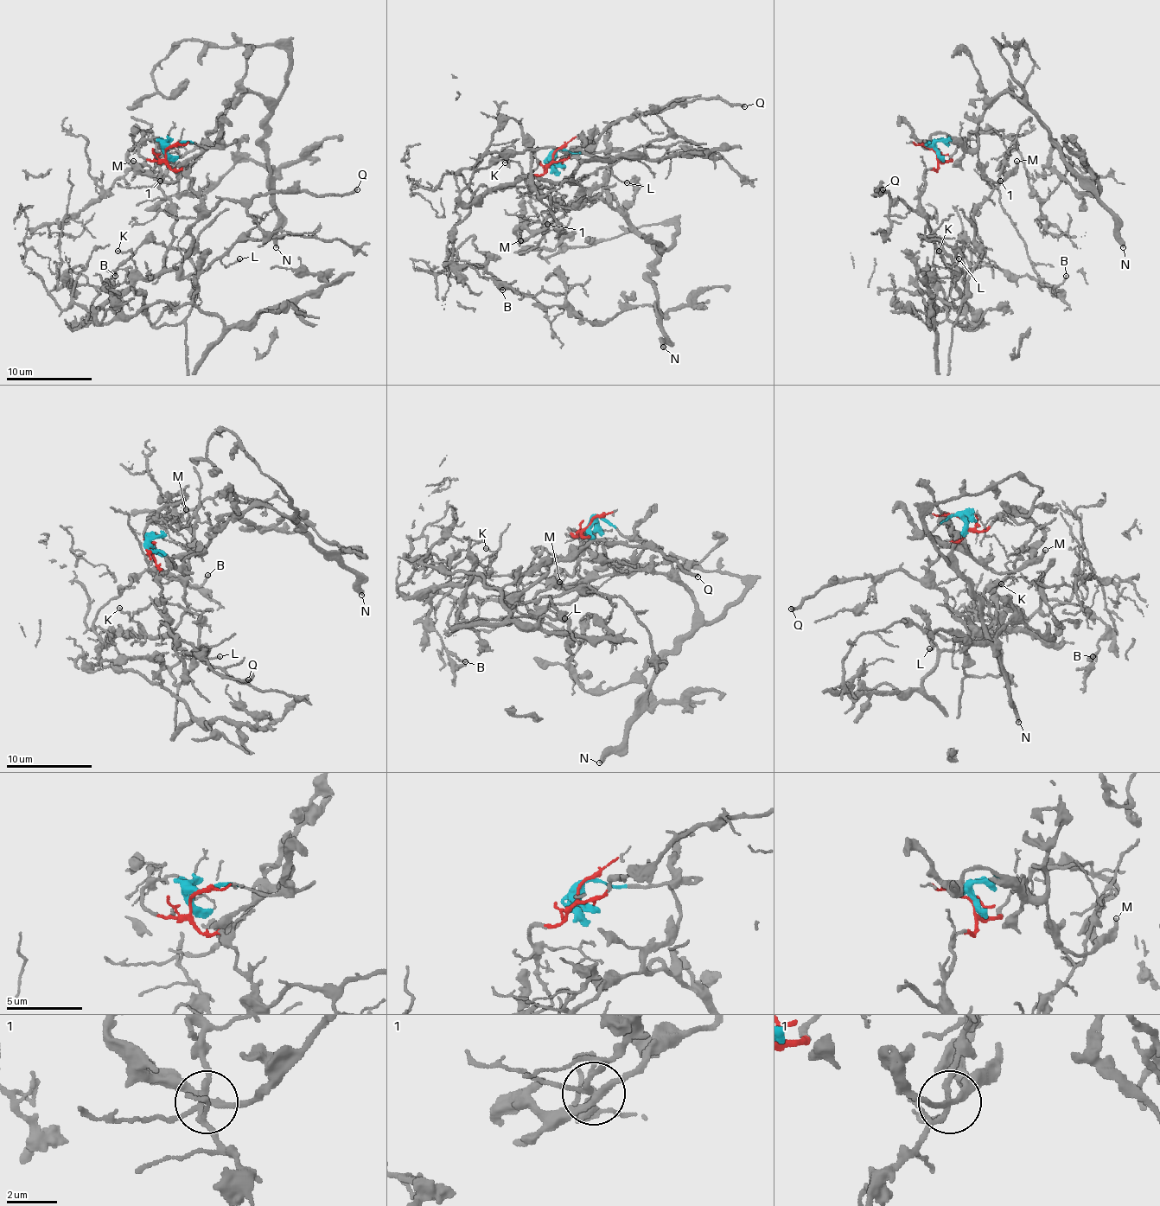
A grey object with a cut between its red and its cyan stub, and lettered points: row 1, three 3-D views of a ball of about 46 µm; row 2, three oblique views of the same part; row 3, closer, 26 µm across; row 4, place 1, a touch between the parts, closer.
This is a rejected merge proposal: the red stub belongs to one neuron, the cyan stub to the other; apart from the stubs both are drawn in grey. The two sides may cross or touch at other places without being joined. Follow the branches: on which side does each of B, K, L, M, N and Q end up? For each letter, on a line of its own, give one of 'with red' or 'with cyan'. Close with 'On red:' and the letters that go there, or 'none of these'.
B: with red
K: with red
L: with red
M: with cyan
N: with cyan
Q: with red
On red: B, K, L, Q

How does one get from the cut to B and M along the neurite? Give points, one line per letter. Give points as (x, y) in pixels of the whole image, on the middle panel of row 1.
B: (554, 157), (589, 144), (564, 181), (470, 205), (459, 170), (453, 260), (502, 290)
M: (554, 157), (560, 149), (573, 153), (603, 151), (609, 175), (586, 200), (573, 205), (563, 215), (519, 241)

